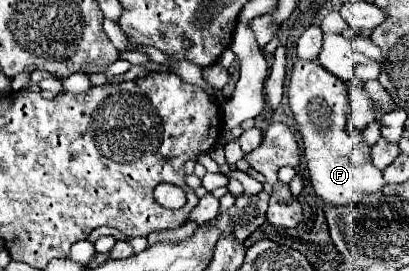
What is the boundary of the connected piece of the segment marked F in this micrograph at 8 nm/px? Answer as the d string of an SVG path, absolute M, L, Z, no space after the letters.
M297 60L289 84L289 104L303 138L303 154L315 194L331 206L357 206L369 192L385 186L381 170L371 162L371 148L347 134L349 92L345 82L329 74L319 62Z

